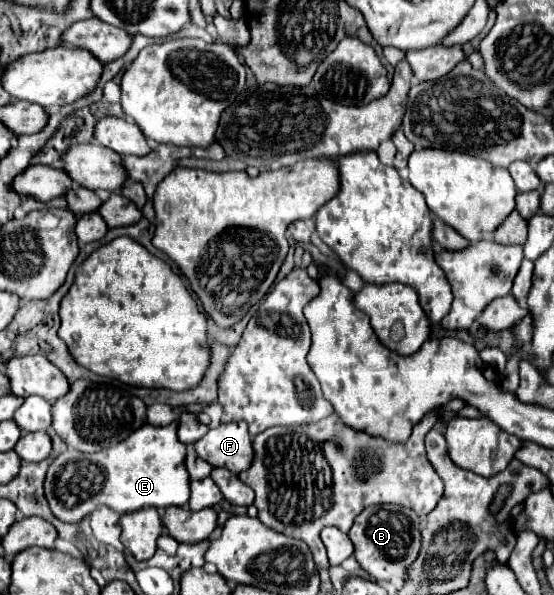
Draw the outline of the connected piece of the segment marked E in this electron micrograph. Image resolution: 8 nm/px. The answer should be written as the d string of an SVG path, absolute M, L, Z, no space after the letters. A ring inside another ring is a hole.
M144 423L134 435L122 443L98 453L80 453L68 449L60 453L46 471L44 495L50 511L64 523L80 523L98 505L106 505L118 513L132 513L144 507L186 505L190 497L190 477L182 459L186 445L176 437L176 423L154 427Z

